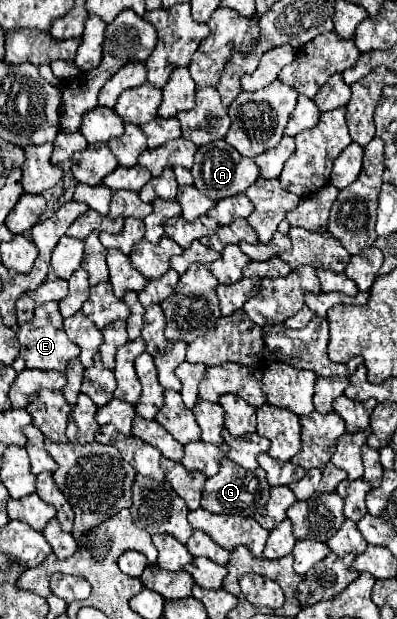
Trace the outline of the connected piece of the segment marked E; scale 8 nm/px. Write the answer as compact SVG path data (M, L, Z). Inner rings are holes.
M47 303L47 305L41 305L35 309L35 317L31 321L27 321L23 325L23 335L25 337L21 341L21 353L19 357L25 359L27 367L29 369L41 369L41 371L59 371L59 373L65 373L67 369L67 363L75 357L79 357L79 347L75 343L69 341L67 333L63 331L63 317L59 313L59 307L57 303Z

